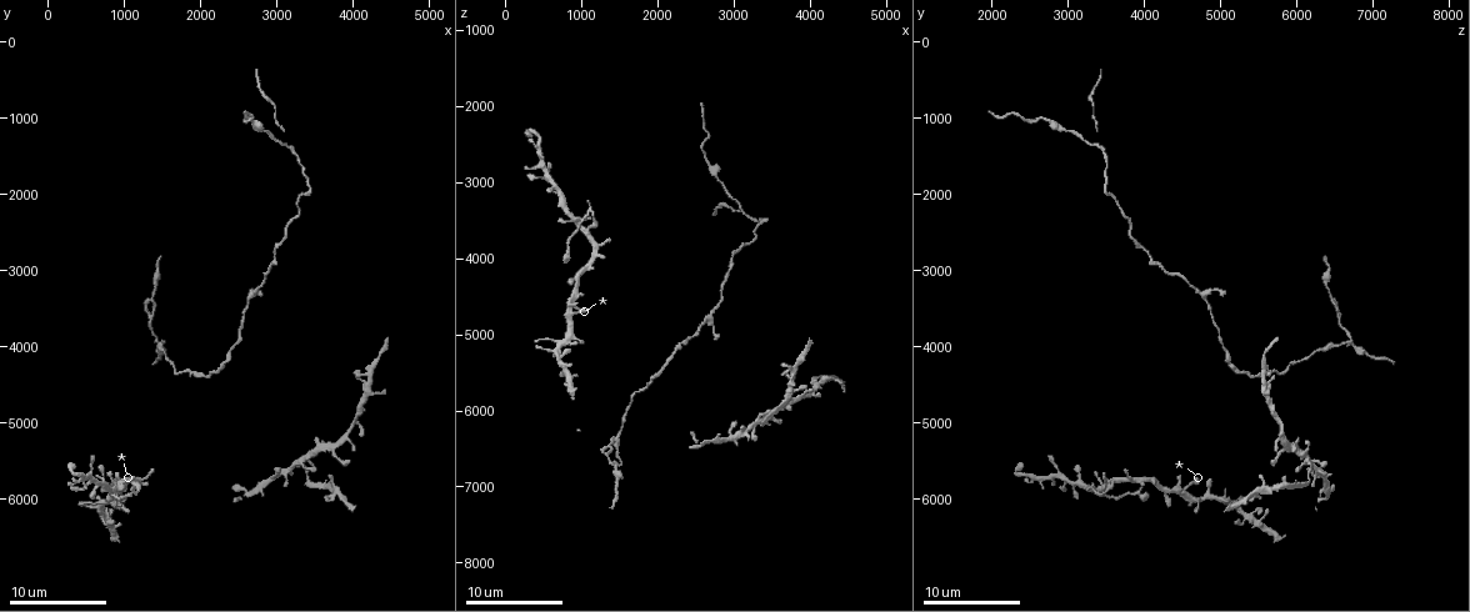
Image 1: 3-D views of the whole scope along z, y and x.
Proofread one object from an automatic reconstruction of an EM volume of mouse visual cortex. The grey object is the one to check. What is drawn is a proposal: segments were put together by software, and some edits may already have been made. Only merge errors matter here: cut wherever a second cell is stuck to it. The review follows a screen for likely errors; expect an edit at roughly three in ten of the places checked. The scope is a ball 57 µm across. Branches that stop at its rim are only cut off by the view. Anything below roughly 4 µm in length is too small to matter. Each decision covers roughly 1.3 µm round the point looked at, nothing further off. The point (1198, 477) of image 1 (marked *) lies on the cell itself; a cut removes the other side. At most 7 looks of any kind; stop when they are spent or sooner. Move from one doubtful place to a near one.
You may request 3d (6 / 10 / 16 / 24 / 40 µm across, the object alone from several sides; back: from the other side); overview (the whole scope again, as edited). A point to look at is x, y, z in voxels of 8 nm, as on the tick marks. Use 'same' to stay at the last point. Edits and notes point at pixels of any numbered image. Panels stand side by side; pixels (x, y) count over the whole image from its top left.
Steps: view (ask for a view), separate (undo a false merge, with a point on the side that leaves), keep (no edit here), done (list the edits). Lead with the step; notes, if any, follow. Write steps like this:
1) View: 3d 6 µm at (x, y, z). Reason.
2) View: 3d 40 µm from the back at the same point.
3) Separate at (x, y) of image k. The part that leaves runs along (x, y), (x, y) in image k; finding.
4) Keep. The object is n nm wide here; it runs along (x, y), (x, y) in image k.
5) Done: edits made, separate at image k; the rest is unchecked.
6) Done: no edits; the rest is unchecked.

View: 3d 16 µm at (1200, 5900, 3450). Thick turns thin.

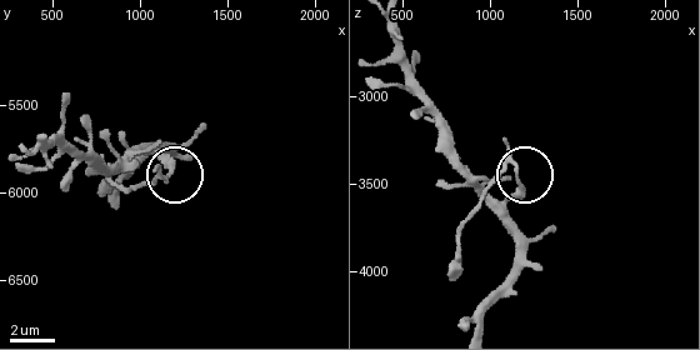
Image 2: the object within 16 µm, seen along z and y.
Separate at (161, 179) of image 2. 3 arms meet here; two cells meet here.

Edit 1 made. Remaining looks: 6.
View: overview. See it whole again.

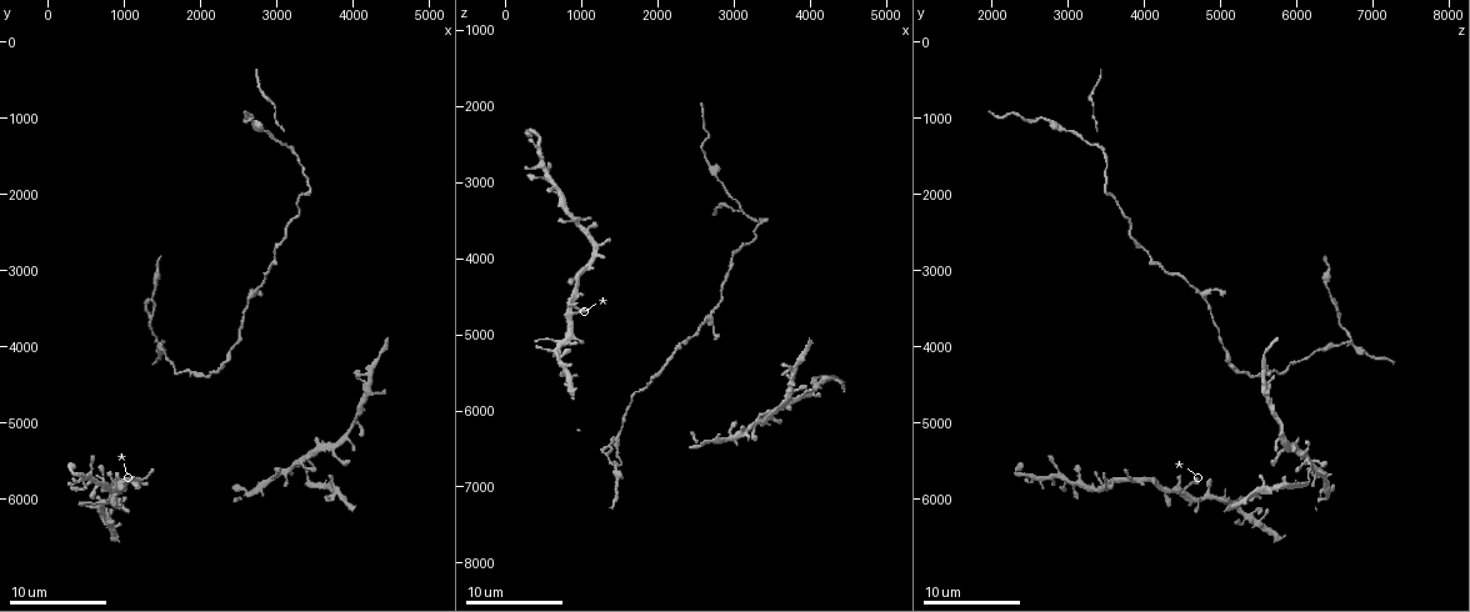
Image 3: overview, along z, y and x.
View: 3d 16 µm at (1400, 3950, 6700). Arms part here.

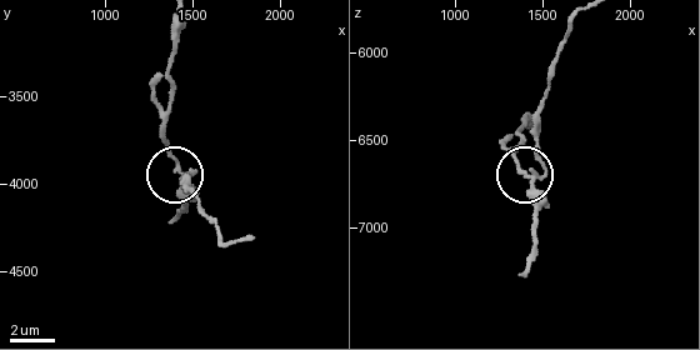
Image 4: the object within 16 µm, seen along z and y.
View: 3d 6 µm at (1440, 3940, 6700).

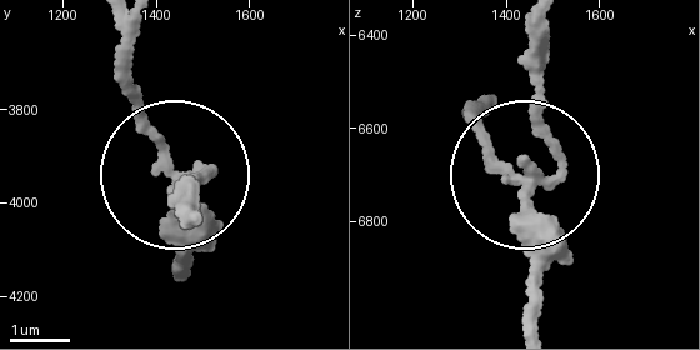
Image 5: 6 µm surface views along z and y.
Separate at (130, 101) of image 5. 3 arms meet here; the part that leaves runs along (164, 174), (134, 90), (134, 30) in image 5; two cells meet here.

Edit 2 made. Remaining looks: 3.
View: 3d 10 µm at (2750, 3200, 4700). Calibre changes.

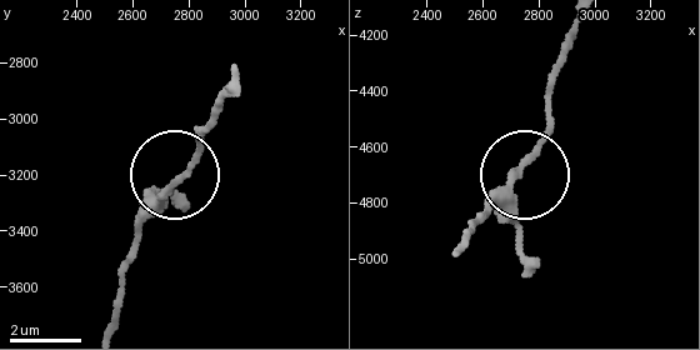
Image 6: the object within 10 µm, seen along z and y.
Keep. Continuous, no second cell.

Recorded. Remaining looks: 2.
View: 3d 10 µm at (3100, 1350, 3400). Three arms meet.

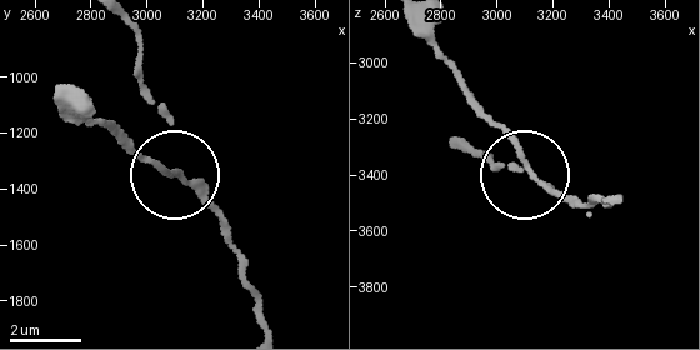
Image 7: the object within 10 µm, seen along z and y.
Separate at (168, 175) of image 7. The object is 120 nm wide here; the part that leaves runs along (196, 185), (71, 105) in image 7; two cells meet here.

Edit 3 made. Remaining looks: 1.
Done: edits made, separate at image 2, separate at image 5, separate at image 7; the rest is unchecked.

